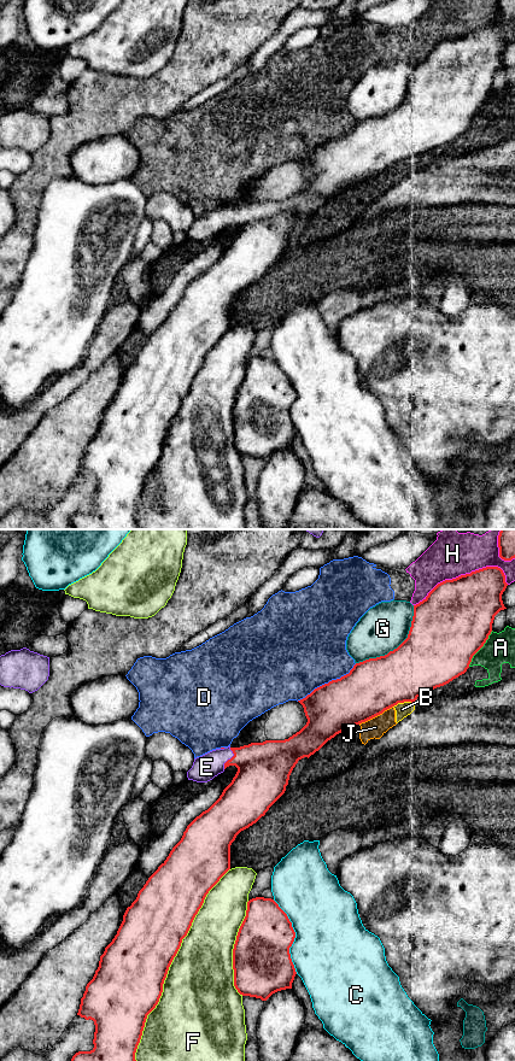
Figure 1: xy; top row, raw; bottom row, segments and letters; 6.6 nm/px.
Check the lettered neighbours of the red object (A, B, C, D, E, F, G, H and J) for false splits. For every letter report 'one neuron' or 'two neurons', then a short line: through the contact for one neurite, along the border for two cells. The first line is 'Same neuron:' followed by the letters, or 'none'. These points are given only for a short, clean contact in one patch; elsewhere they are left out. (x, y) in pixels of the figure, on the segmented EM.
Same neuron: none
A: two neurons
B: two neurons
C: two neurons
D: two neurons
E: two neurons
F: two neurons
G: two neurons
H: two neurons
J: two neurons; line xy (392, 705), (358, 724)

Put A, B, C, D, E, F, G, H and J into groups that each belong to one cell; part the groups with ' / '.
A B J / C / D H / E / F / G

